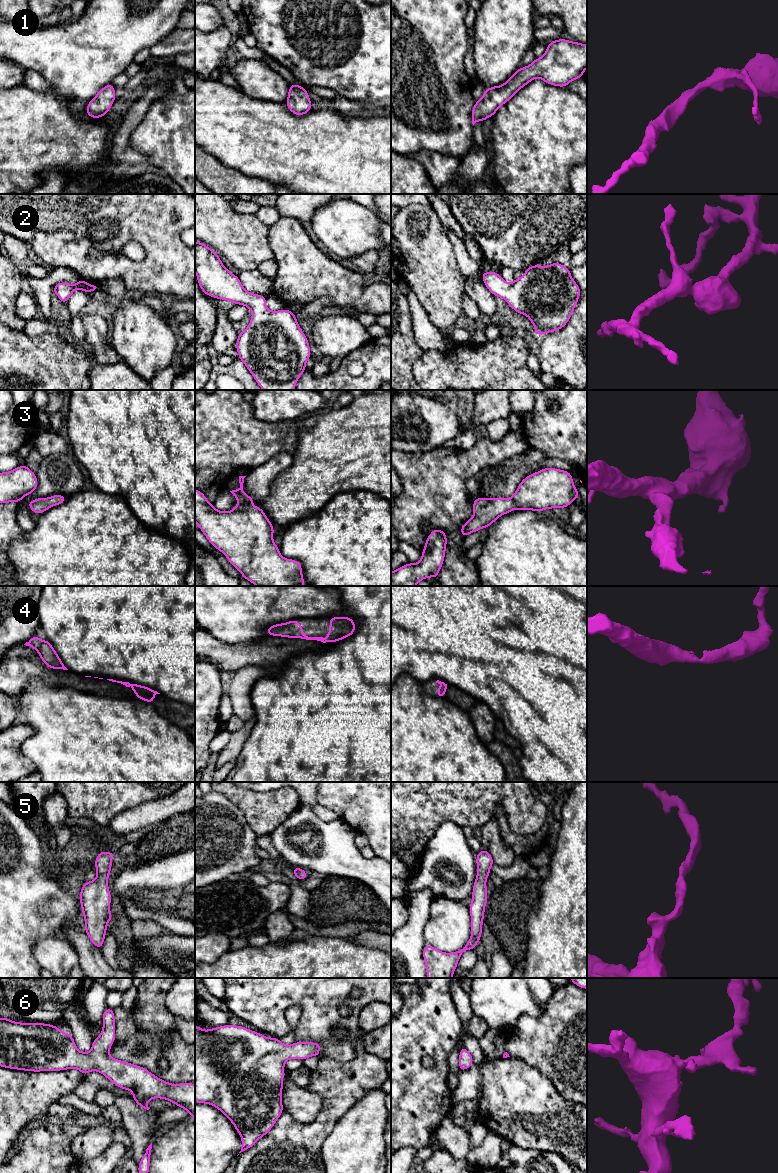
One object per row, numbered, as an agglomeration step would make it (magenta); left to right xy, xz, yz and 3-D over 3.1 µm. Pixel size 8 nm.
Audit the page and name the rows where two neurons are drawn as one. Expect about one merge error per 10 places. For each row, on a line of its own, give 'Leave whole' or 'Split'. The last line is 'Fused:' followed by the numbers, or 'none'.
1: Leave whole
2: Leave whole
3: Leave whole
4: Leave whole
5: Leave whole
6: Leave whole
Fused: none

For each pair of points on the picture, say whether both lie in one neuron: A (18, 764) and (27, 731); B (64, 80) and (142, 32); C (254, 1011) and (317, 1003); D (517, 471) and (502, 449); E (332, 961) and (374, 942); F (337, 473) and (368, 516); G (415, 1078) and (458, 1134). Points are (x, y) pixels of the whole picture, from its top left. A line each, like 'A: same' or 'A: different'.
A: same
B: same
C: same
D: different
E: different
F: different
G: different

